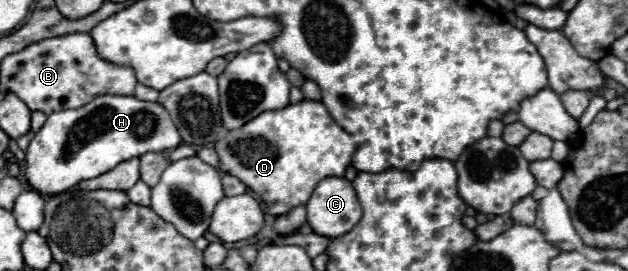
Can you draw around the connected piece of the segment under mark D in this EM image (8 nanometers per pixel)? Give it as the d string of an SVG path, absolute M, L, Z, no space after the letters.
M302 100L282 110L262 112L242 128L226 130L214 148L220 158L218 170L242 180L264 200L272 216L280 216L298 204L306 204L320 180L344 176L356 142L352 134L332 120L322 102Z

